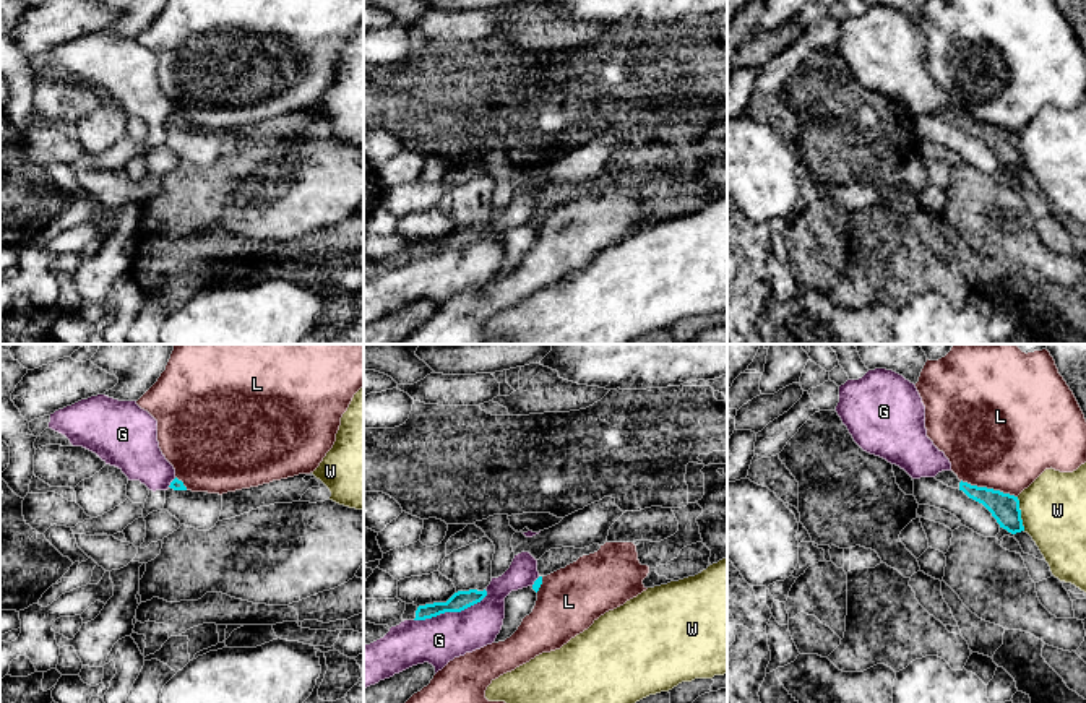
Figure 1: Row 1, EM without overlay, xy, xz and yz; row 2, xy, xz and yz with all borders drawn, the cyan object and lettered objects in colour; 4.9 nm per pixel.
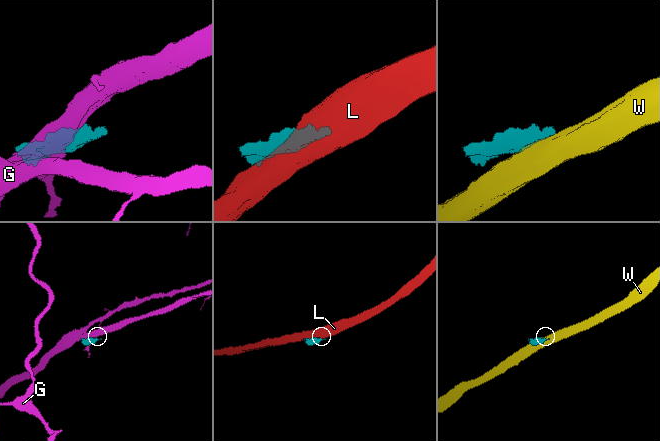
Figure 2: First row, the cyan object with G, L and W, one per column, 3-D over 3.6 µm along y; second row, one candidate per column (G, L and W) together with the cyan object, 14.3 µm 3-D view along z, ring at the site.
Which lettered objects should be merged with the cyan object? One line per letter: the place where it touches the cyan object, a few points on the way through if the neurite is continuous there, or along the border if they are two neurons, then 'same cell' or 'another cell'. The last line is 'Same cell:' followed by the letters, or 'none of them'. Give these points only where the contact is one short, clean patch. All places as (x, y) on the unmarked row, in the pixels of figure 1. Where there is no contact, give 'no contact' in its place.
G: contact xz (452, 247); another cell
L: contact yz (989, 125); border yz (961, 116), (1017, 133); another cell
W: contact yz (1020, 150); another cell
Same cell: none of them

